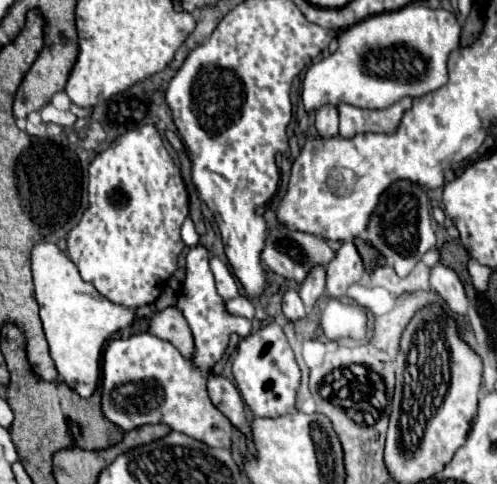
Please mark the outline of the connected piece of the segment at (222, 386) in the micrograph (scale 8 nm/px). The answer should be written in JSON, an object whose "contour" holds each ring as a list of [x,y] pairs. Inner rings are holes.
{"contour":[[[213,372],[207,374],[207,392],[211,396],[211,402],[237,426],[243,430],[243,434],[247,436],[247,446],[249,452],[253,452],[253,444],[251,444],[251,434],[249,434],[249,424],[245,420],[243,414],[243,400],[239,390],[235,388],[235,384],[231,380],[227,380],[225,376],[217,376]]]}

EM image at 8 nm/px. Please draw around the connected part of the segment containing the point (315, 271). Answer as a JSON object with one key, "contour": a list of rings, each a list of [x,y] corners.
{"contour":[[[313,266],[305,278],[305,282],[301,284],[301,300],[307,304],[307,308],[311,308],[325,292],[325,268],[323,266]]]}

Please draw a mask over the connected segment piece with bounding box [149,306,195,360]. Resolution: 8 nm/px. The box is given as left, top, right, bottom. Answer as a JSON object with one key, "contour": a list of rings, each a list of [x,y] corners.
{"contour":[[[173,306],[173,308],[165,308],[165,310],[157,312],[153,316],[153,320],[149,322],[149,332],[175,344],[175,348],[187,360],[191,360],[195,356],[193,334],[191,334],[191,328],[189,328],[189,324],[187,324],[187,320],[179,308]]]}

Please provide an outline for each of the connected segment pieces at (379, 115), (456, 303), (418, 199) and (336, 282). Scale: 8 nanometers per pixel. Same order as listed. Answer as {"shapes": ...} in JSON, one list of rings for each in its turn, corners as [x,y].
{"shapes":[[[[403,98],[383,110],[339,104],[339,134],[351,138],[359,132],[393,132],[407,108],[411,108],[411,98]]],[[[437,262],[431,268],[431,288],[437,290],[445,302],[447,308],[455,314],[464,315],[466,325],[468,323],[468,300],[465,293],[464,286],[457,276],[457,272],[441,262]]],[[[407,180],[391,184],[381,196],[375,212],[371,214],[367,226],[367,240],[385,256],[385,260],[395,268],[399,276],[407,276],[421,256],[435,246],[435,230],[431,222],[431,204],[425,188],[411,184]]],[[[351,240],[343,242],[339,250],[335,250],[335,258],[327,264],[327,292],[333,298],[343,298],[345,290],[359,282],[365,274],[361,256]]]]}

